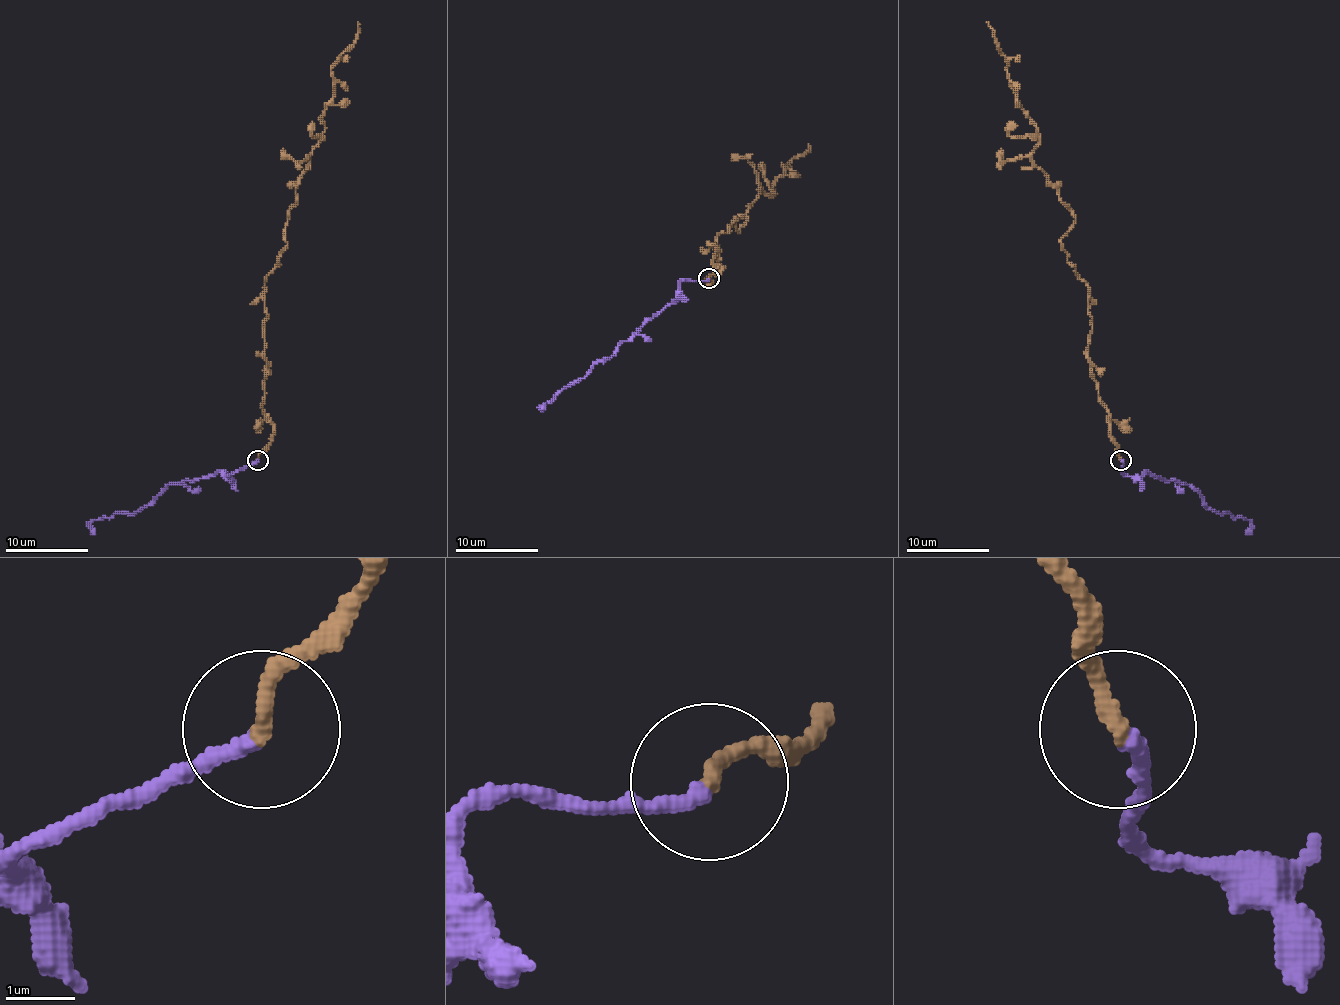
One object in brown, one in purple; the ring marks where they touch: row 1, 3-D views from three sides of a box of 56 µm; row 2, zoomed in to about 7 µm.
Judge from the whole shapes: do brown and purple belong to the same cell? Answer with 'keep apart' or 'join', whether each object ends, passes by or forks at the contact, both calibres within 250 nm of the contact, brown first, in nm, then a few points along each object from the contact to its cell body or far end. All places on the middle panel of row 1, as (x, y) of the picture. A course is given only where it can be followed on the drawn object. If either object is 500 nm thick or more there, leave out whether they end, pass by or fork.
join; brown ends there; purple ends there; 240 nm thick on the brown side, 240 nm on the other; brown runs (709, 279), (723, 268), (715, 239), (738, 218), (738, 233), (808, 144); purple runs (709, 279), (682, 281), (678, 295), (609, 357), (595, 364), (582, 378), (564, 386), (545, 403)

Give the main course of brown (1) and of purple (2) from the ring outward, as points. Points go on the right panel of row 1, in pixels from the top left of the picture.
1: (1121, 459), (1088, 356), (1088, 285), (1061, 244), (1075, 215), (1032, 159), (1036, 124), (1015, 97), (986, 22)
2: (1121, 459), (1127, 476), (1146, 472), (1185, 482), (1200, 495), (1206, 507), (1247, 520), (1250, 530), (1245, 534)

